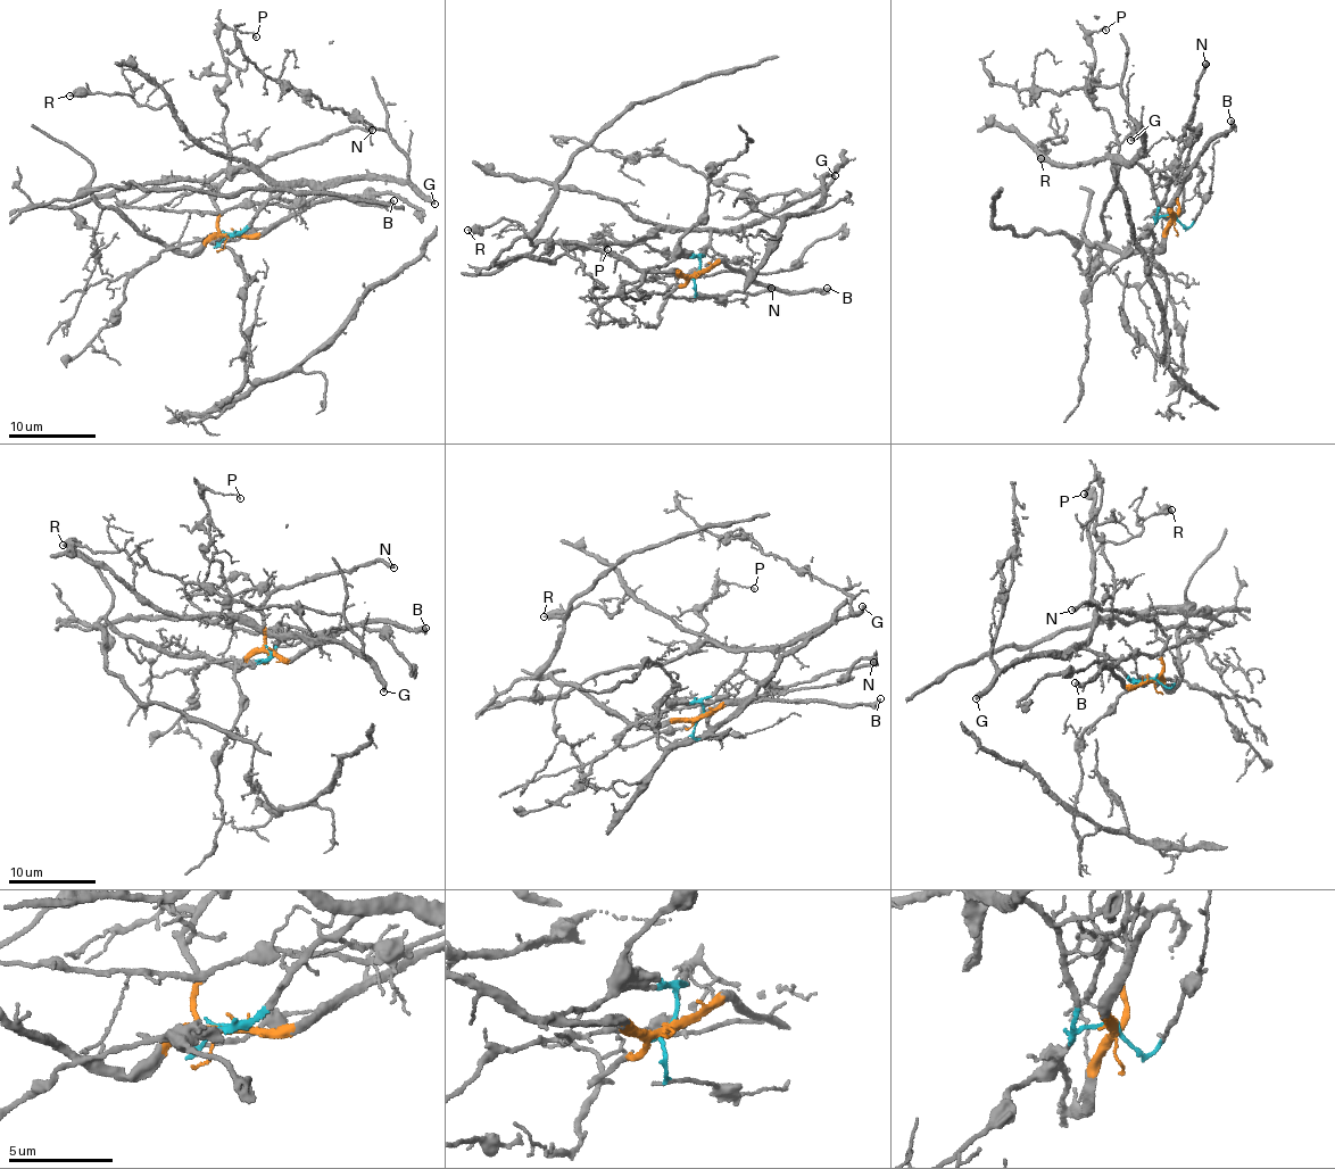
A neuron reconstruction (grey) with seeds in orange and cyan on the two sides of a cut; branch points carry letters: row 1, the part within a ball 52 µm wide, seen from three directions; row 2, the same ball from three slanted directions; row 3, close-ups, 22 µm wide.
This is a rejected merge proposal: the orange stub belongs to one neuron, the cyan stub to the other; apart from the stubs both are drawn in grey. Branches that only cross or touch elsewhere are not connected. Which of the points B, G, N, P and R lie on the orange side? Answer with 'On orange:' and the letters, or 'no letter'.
On orange: B, N

